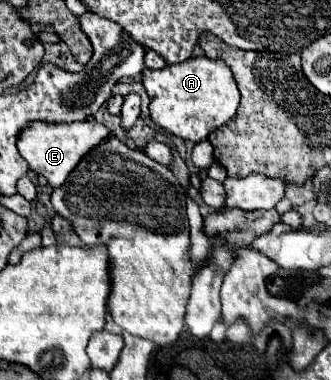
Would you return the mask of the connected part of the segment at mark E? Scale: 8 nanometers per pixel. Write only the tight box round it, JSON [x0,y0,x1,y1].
[18,118,110,188]

